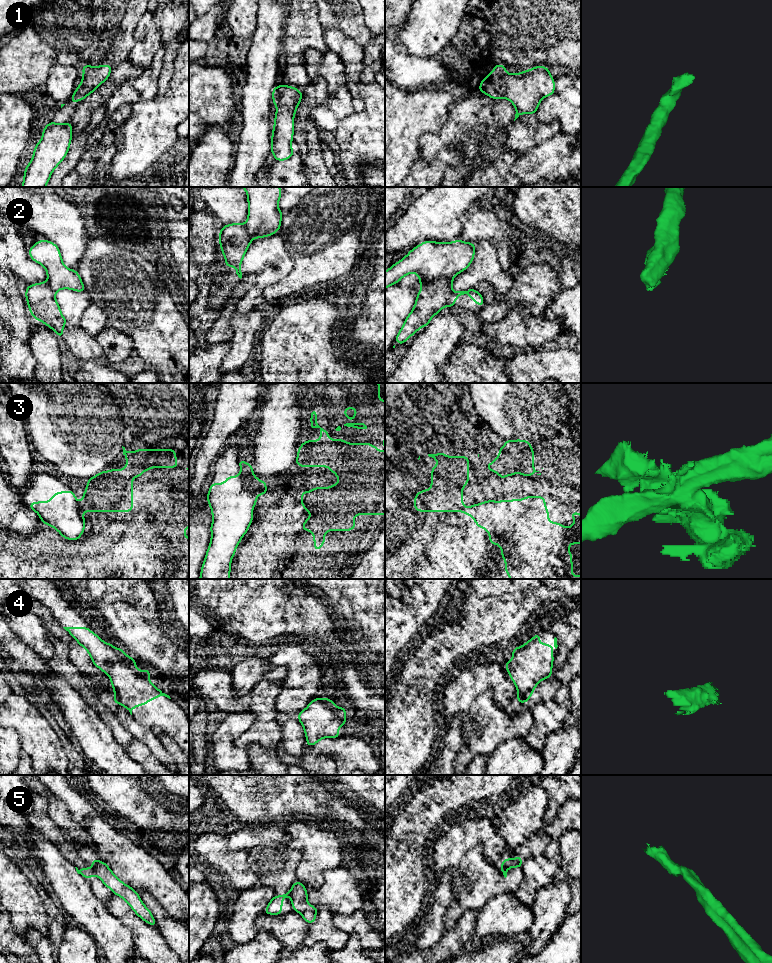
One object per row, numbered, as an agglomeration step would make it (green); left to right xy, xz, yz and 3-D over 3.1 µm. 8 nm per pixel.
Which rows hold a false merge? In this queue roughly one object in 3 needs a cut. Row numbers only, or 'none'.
3, 5

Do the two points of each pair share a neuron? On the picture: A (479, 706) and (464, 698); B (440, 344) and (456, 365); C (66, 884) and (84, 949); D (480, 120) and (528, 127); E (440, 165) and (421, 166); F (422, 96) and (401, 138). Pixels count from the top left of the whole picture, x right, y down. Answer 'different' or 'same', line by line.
A: different
B: different
C: different
D: different
E: same
F: same

